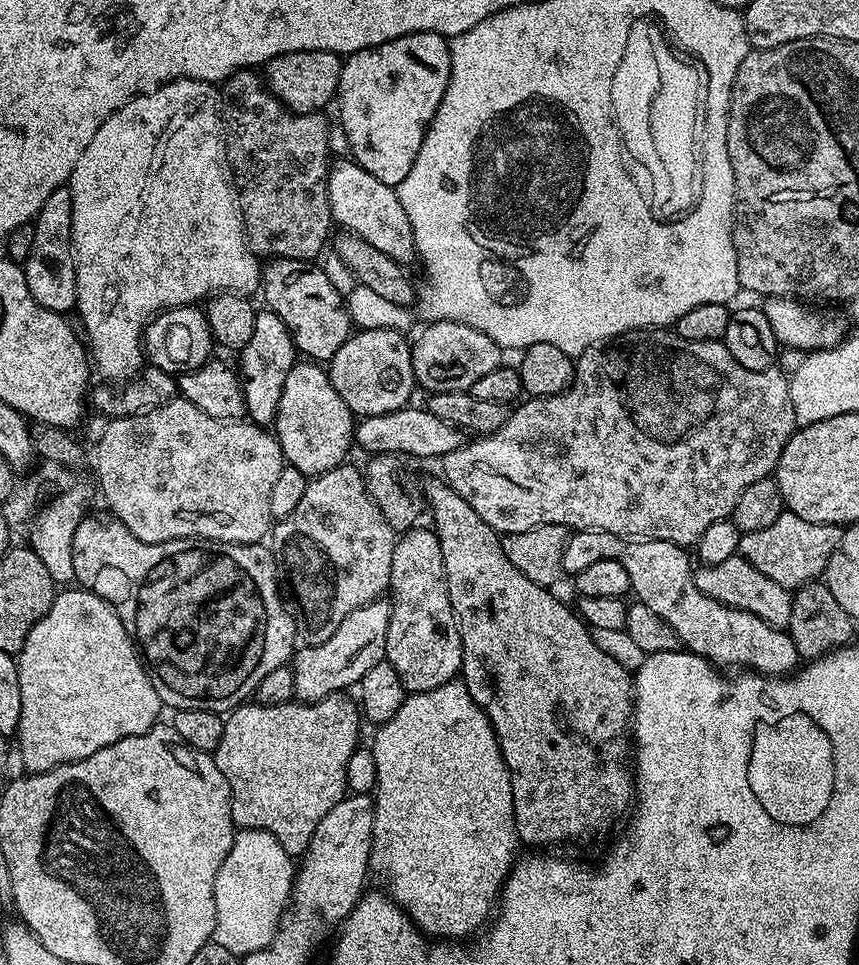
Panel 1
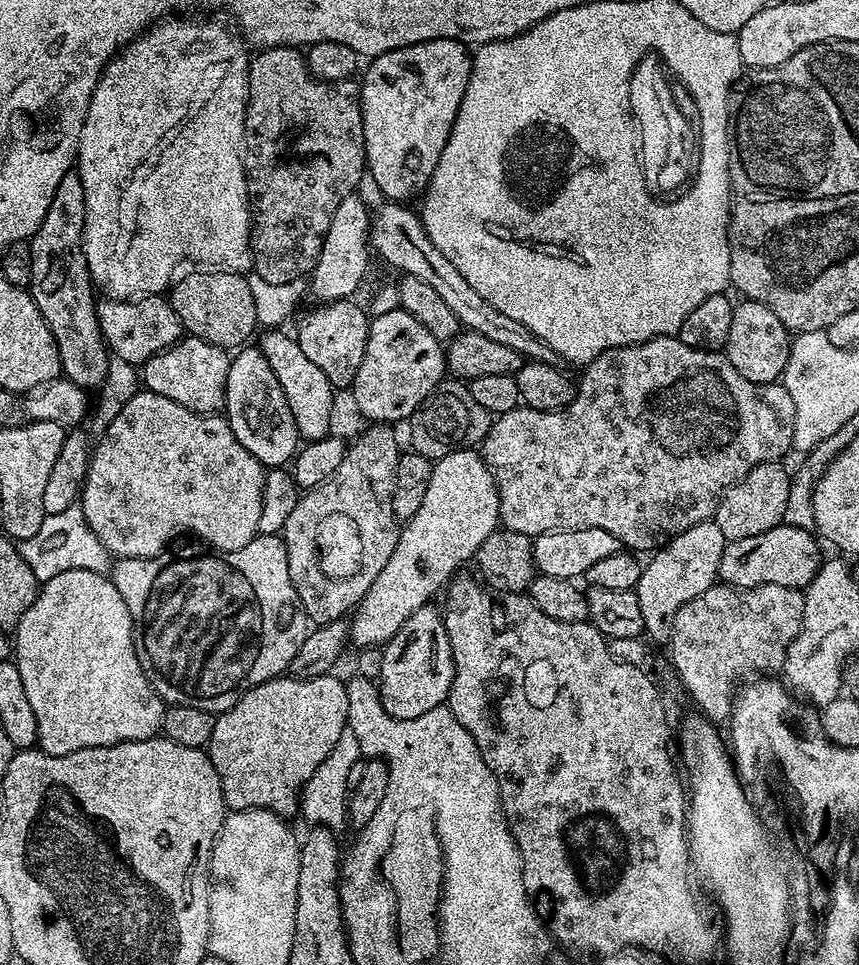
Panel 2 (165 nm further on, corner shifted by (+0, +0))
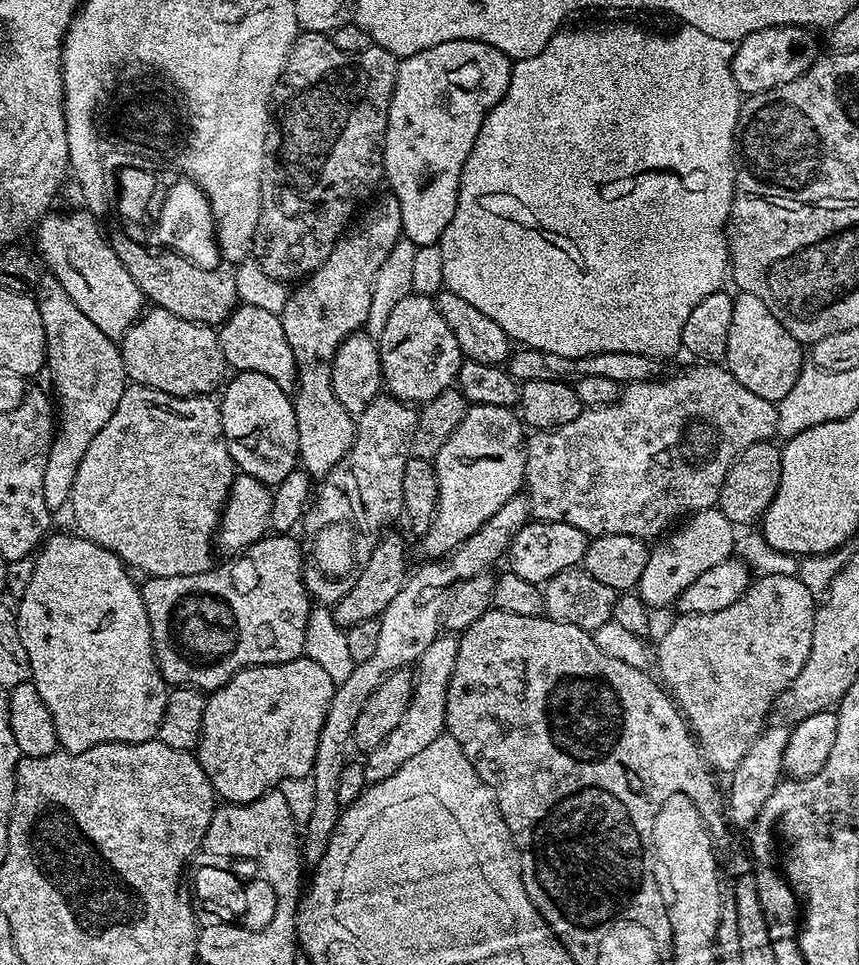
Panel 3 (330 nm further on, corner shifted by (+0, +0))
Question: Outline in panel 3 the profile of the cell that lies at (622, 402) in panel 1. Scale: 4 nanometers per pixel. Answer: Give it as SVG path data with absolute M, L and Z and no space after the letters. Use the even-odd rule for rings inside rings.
M696 362L693 368L684 368L665 380L653 378L639 380L633 384L623 385L620 398L615 404L584 408L574 418L574 422L566 422L566 426L558 426L547 430L536 430L527 437L524 450L524 483L530 505L530 512L540 522L562 522L588 533L589 537L605 536L606 534L630 534L645 542L651 541L651 536L659 537L664 527L671 520L679 521L689 514L711 509L720 499L720 487L730 470L730 466L740 457L746 446L757 444L763 440L771 441L777 435L776 423L777 405L766 398L758 398L758 394L750 394L742 382L732 377L727 367L716 362Z

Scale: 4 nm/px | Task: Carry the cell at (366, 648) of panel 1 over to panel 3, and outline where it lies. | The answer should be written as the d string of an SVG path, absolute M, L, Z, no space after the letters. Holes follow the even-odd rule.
M473 404L462 418L458 430L446 438L446 446L435 458L438 478L438 506L436 517L428 533L422 538L425 557L439 558L460 547L460 543L474 534L510 498L525 487L524 450L526 428L519 415L506 406Z

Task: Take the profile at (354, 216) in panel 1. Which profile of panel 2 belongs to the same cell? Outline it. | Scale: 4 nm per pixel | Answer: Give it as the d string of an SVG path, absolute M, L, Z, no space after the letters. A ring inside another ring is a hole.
M385 202L371 213L371 251L375 255L377 252L390 267L397 268L397 273L422 278L426 286L431 286L446 301L447 308L467 331L477 332L491 338L493 342L499 342L501 346L517 352L525 361L537 360L559 365L561 363L559 354L550 346L546 346L542 338L526 330L522 322L502 314L502 310L494 310L494 306L490 306L490 302L486 302L486 298L482 298L482 294L478 294L478 290L474 290L474 286L470 286L470 282L466 282L466 278L462 278L462 274L454 270L454 262L450 262L450 258L446 258L446 254L442 254L442 250L438 250L434 242L430 242L419 215L408 208L411 207L400 202Z

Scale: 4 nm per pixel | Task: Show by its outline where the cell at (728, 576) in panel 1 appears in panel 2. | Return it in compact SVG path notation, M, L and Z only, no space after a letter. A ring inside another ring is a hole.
M717 582L677 610L670 641L672 664L707 719L727 721L741 682L783 669L790 642L802 626L803 609L804 594L798 588L773 584L733 588Z

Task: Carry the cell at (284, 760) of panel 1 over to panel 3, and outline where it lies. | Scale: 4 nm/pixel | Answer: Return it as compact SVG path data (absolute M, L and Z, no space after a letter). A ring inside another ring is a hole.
M307 658L291 660L285 664L257 664L254 668L244 668L238 674L234 674L230 682L226 682L221 688L211 693L206 702L206 714L202 718L200 745L196 748L194 755L200 761L202 770L206 770L206 778L210 778L210 786L216 791L217 797L229 804L249 804L273 791L283 779L311 777L314 754L318 750L318 734L322 730L322 724L326 722L326 714L330 710L330 702L335 693L336 684L333 676L326 674L326 670L318 666L318 662Z

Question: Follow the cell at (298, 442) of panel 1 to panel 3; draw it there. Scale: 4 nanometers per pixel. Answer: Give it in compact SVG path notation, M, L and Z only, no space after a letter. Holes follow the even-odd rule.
M240 304L229 314L228 319L219 325L218 335L224 363L236 372L257 372L266 374L273 382L278 382L286 390L296 386L296 359L290 342L286 342L286 330L282 330L279 315L259 306Z

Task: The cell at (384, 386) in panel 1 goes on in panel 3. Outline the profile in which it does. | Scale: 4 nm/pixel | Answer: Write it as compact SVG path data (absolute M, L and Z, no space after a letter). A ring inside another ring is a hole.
M411 294L403 298L391 311L378 347L383 387L387 395L396 400L419 406L455 385L462 353L458 338L454 338L450 326L446 326L446 318L438 314L431 295Z

